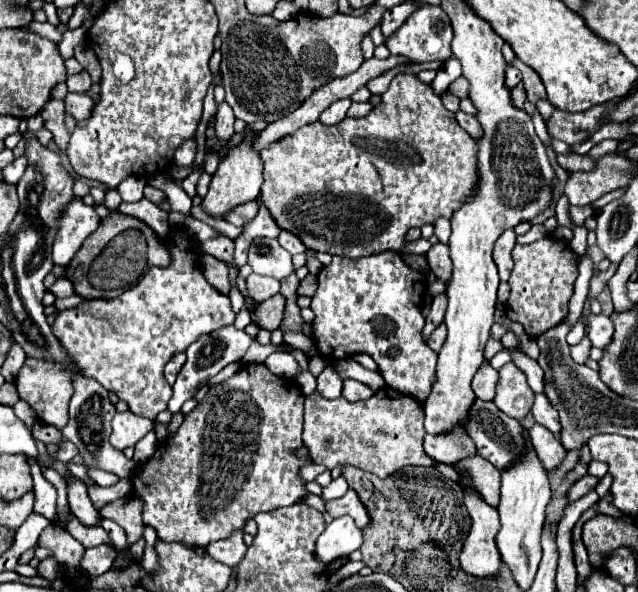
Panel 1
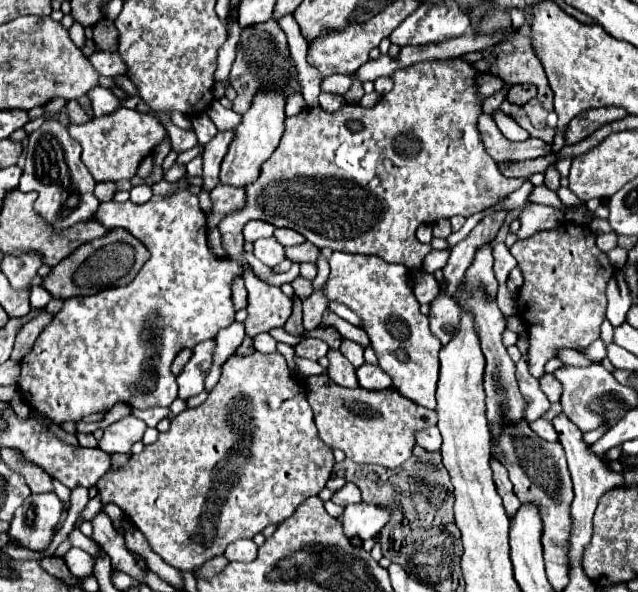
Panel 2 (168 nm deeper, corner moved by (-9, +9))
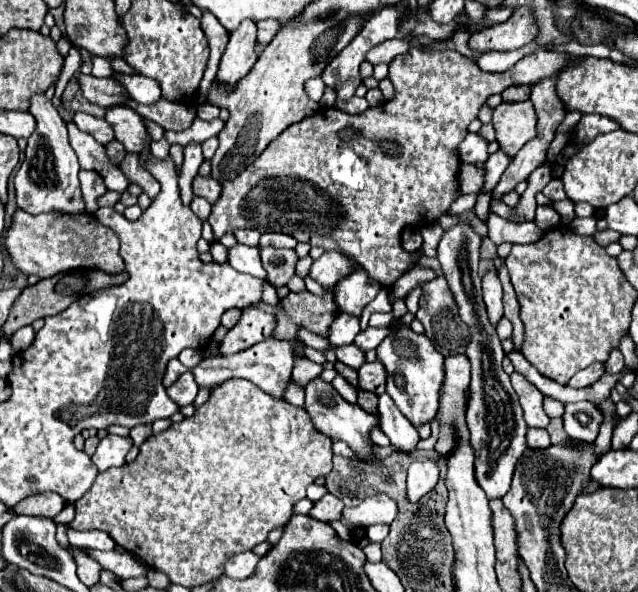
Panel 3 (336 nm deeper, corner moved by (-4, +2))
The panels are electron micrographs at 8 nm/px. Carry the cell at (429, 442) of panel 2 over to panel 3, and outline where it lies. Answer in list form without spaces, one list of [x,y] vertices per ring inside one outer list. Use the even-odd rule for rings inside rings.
[[[387,394],[379,396],[379,418],[381,418],[379,428],[387,434],[387,438],[393,444],[403,446],[407,450],[413,450],[417,446],[419,442],[417,430],[409,424],[409,420],[405,420],[405,416],[397,410],[395,402]]]

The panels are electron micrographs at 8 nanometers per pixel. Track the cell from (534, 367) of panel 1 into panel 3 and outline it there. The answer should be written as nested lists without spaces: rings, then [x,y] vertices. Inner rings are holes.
[[[545,398],[545,412],[551,416],[551,418],[561,418],[565,408],[559,400],[553,400],[553,398]]]

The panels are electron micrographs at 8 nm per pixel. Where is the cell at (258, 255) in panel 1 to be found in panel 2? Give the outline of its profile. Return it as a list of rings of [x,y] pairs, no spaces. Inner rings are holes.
[[[274,237],[254,241],[254,255],[268,267],[276,267],[278,263],[282,263],[286,259],[284,245],[280,245]]]

